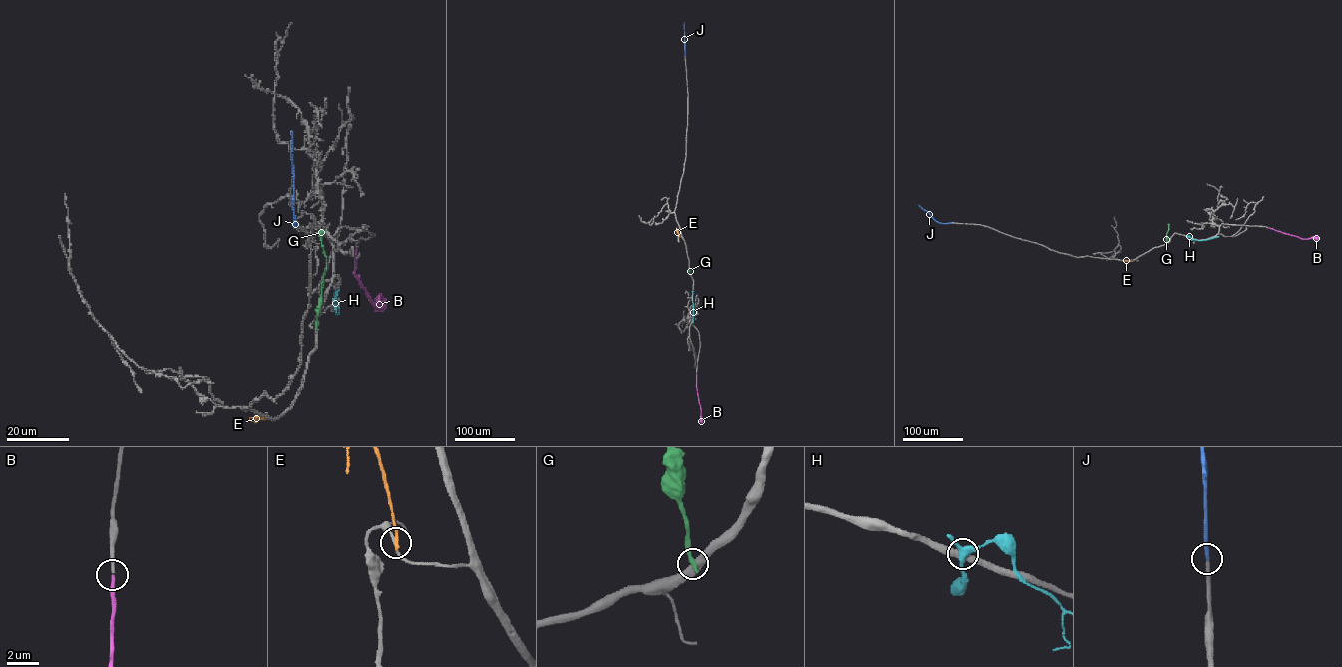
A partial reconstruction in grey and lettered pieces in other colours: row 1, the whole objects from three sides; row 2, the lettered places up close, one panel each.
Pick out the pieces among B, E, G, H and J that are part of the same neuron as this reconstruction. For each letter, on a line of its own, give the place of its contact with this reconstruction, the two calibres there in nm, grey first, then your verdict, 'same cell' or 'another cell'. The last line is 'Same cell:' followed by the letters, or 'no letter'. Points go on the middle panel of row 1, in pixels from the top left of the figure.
B: meets grey at (696, 372); 220 nm thick on the grey side, 240 nm on the other; same cell
E: meets grey at (679, 236); 170 nm thick on the grey side, 240 nm on the other; another cell
G: meets grey at (689, 271); 460 nm thick on the grey side, 280 nm on the other; another cell
H: meets grey at (693, 292); 400 nm thick on the grey side, 320 nm on the other; another cell
J: meets grey at (685, 55); 260 nm thick on the grey side, 280 nm on the other; same cell
Same cell: B, J

